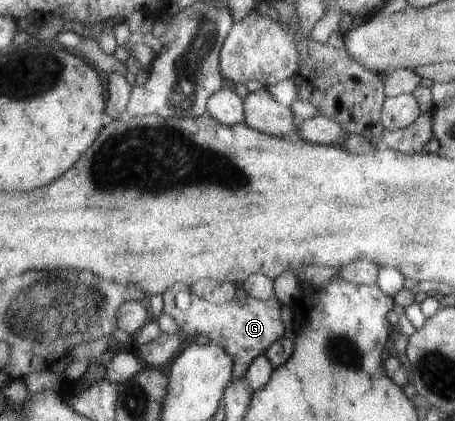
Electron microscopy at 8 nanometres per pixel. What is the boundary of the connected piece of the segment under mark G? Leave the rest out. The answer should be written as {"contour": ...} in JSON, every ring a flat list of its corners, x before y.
{"contour":[[174,284,174,289,166,288,163,298,163,311,174,318,182,332,195,337,205,335,210,342,225,347,234,357,234,380,244,378,252,362,264,354,275,341,290,335,280,317,283,303,276,296,267,300,247,296,239,301,236,299,230,303,215,305,198,297,191,291,191,287,186,285,176,287]]}

